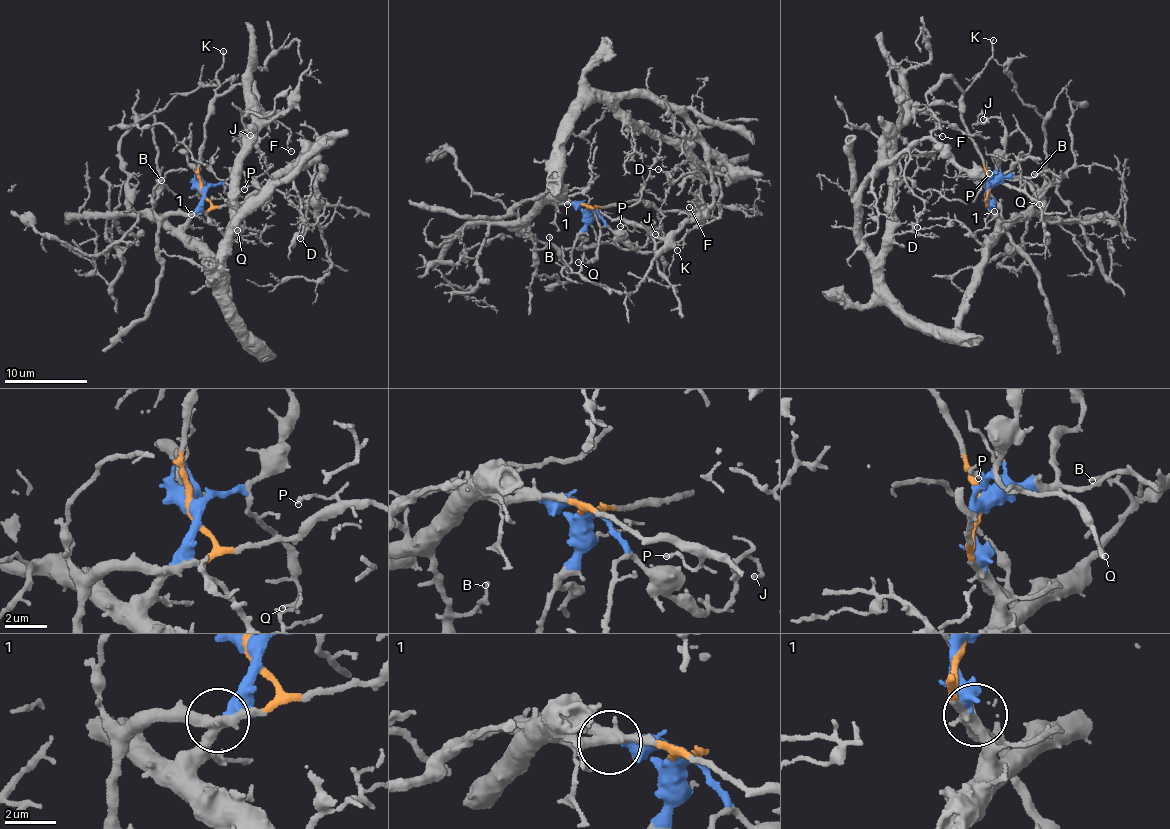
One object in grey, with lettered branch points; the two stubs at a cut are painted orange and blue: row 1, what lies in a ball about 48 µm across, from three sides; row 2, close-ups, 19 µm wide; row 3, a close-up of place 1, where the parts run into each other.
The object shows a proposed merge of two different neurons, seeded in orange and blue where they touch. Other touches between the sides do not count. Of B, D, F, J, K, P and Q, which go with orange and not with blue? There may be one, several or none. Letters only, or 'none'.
F, K, P

